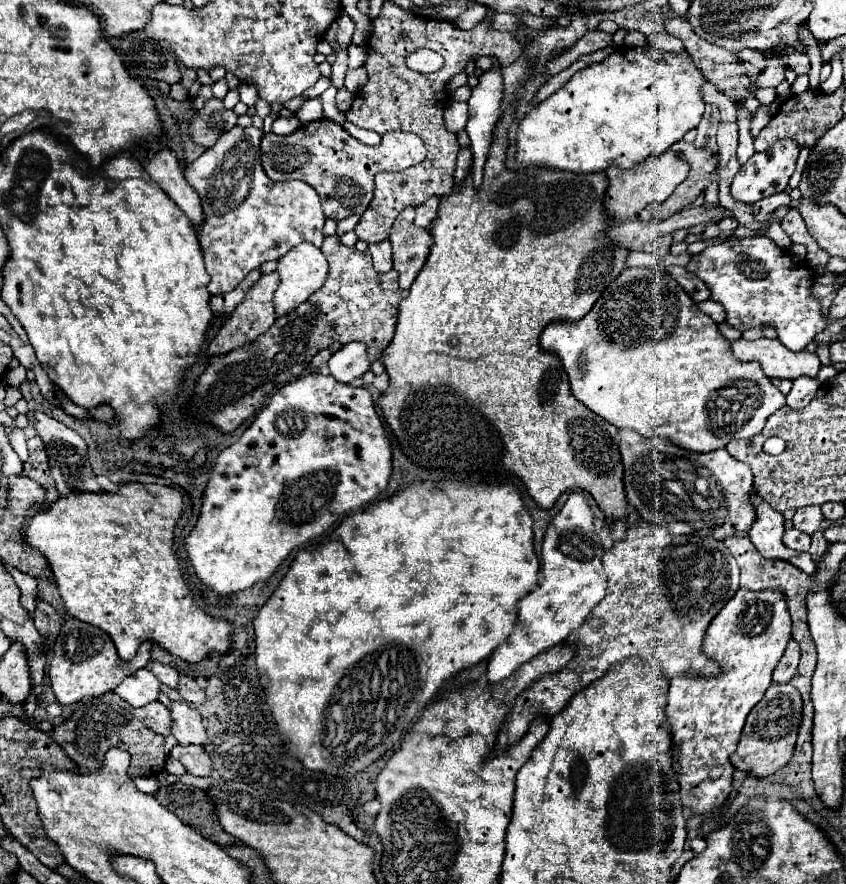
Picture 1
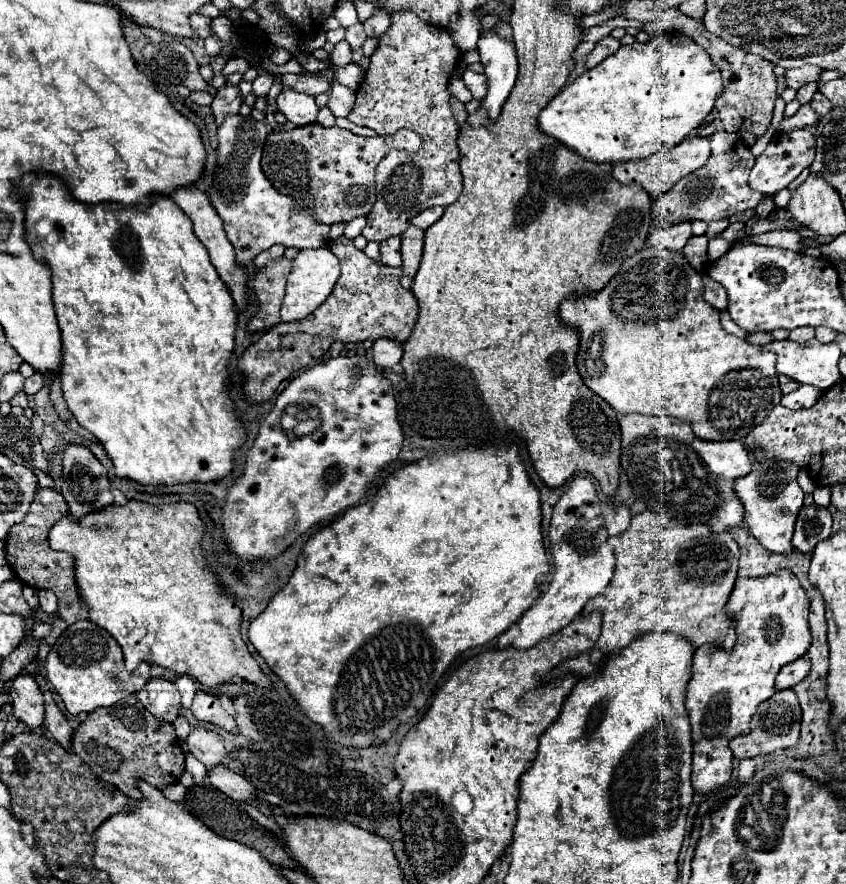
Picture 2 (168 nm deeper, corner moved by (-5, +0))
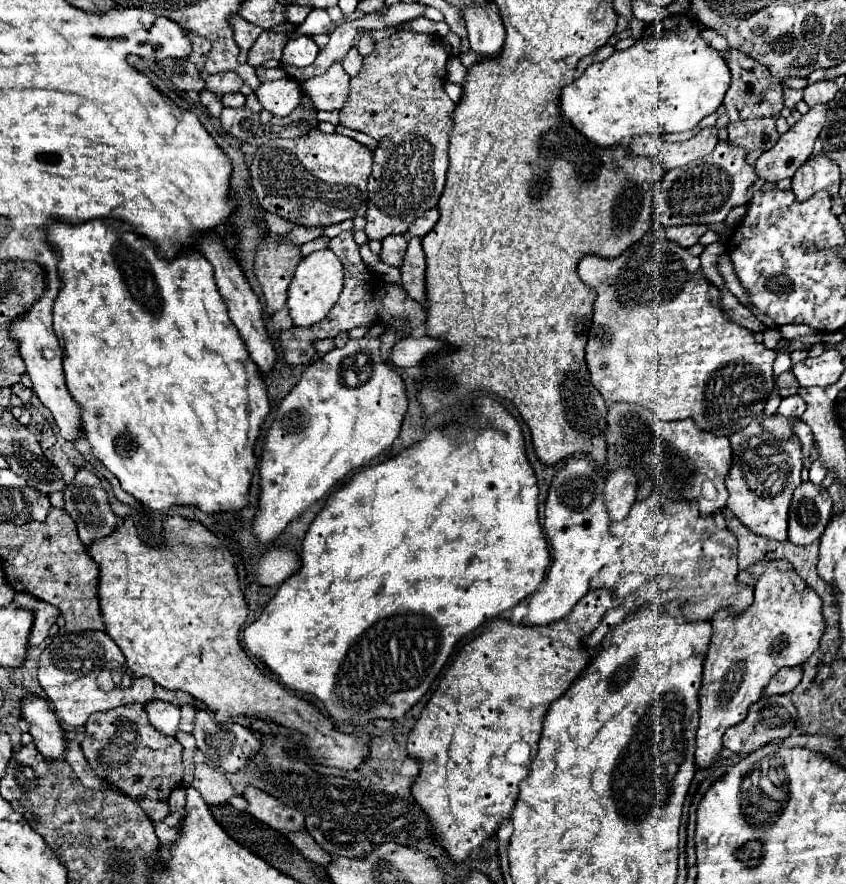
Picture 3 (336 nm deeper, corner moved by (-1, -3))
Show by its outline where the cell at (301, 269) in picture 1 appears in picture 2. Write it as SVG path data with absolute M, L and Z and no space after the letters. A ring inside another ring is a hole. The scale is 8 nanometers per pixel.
M328 248L300 250L298 256L294 258L294 266L292 266L292 272L288 276L286 298L282 304L282 320L296 322L304 316L310 316L330 296L338 276L340 276L340 262Z

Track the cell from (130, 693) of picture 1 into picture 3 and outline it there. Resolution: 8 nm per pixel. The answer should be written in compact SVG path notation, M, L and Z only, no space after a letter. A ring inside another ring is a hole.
M152 699L144 705L144 711L148 713L150 723L166 735L176 735L178 723L180 723L180 709L178 705L172 705L162 699Z

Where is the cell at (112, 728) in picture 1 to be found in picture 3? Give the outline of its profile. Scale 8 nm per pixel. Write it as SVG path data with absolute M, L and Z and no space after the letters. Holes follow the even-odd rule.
M138 703L92 715L84 729L86 737L82 741L82 751L94 773L138 803L152 821L162 821L170 811L168 795L172 789L180 787L184 775L182 745L176 737L156 731L148 723L144 707Z

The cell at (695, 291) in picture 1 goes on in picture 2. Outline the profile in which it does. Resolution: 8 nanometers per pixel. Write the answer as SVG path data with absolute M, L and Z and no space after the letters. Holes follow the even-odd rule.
M702 276L704 280L704 300L712 304L716 310L726 310L728 308L728 298L724 292L722 284L716 284L710 276Z

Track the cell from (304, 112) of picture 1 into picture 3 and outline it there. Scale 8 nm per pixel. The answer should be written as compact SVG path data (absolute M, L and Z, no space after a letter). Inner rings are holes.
M282 79L262 83L256 91L256 97L274 117L288 117L296 107L300 107L302 91L294 79Z

